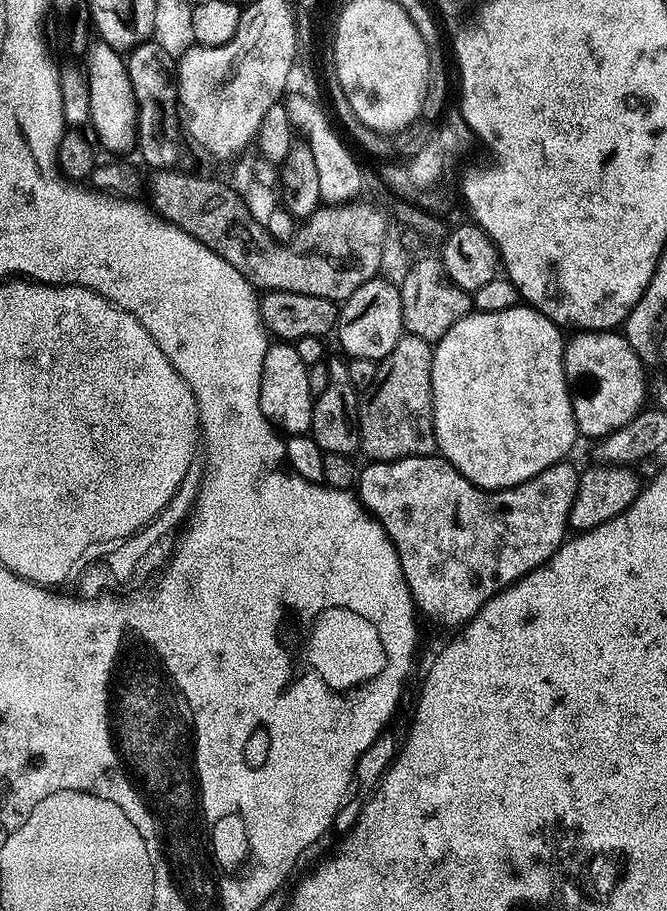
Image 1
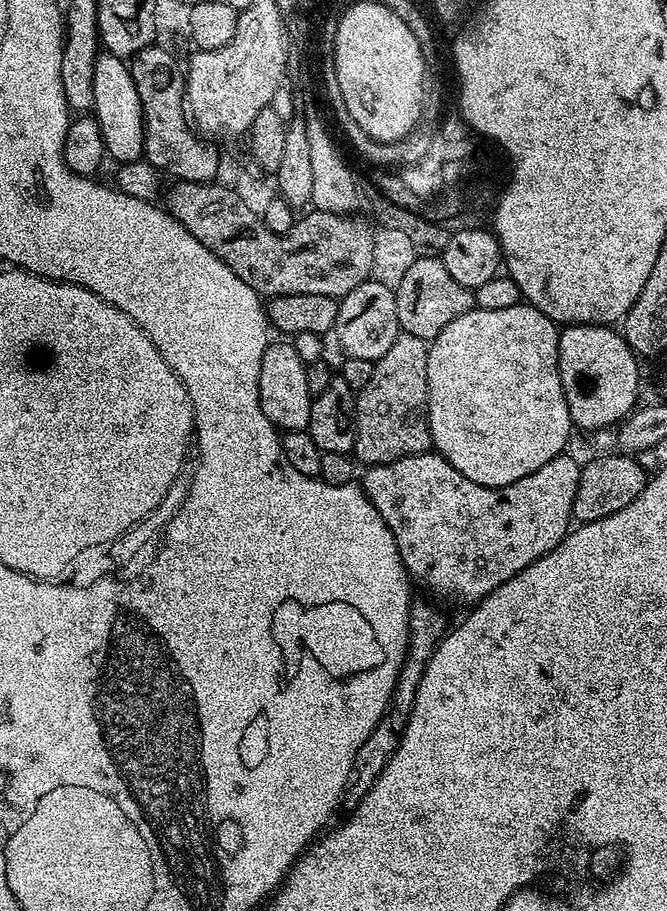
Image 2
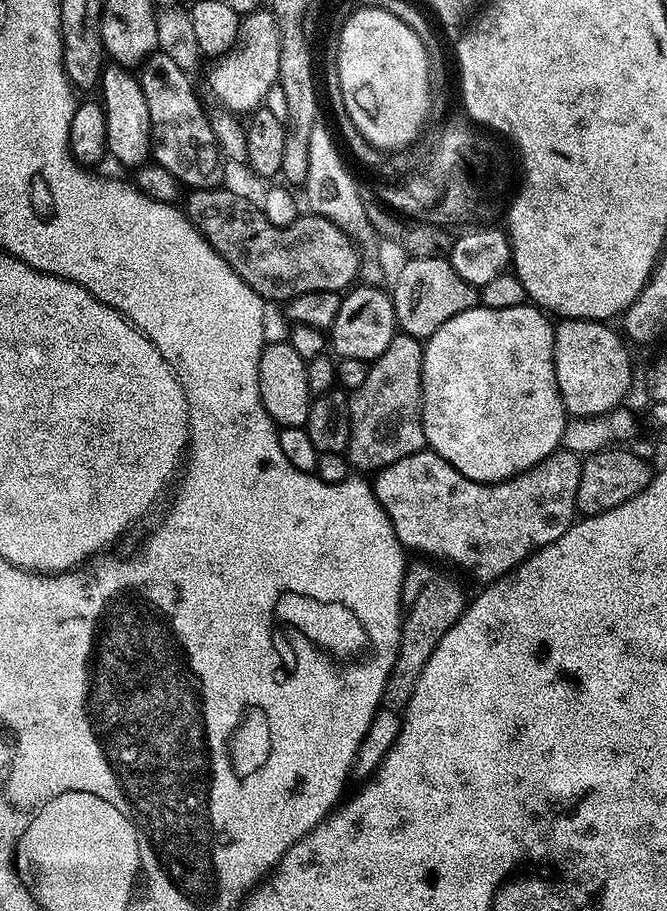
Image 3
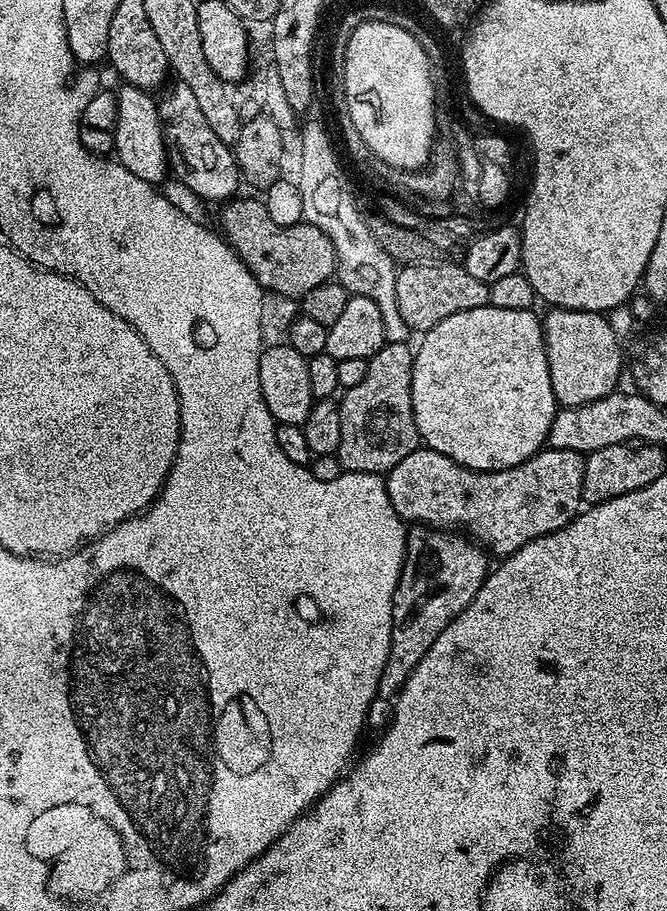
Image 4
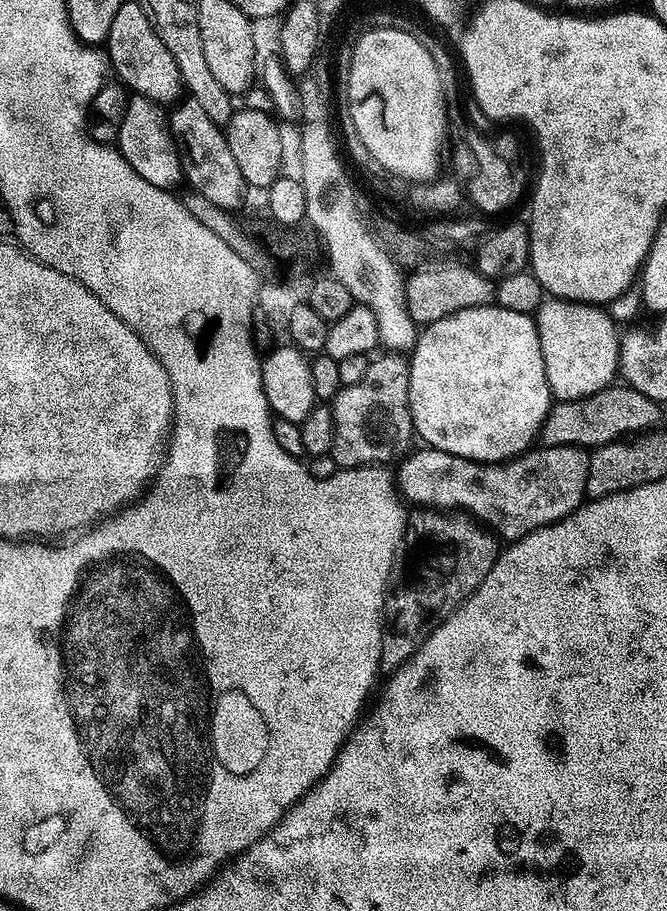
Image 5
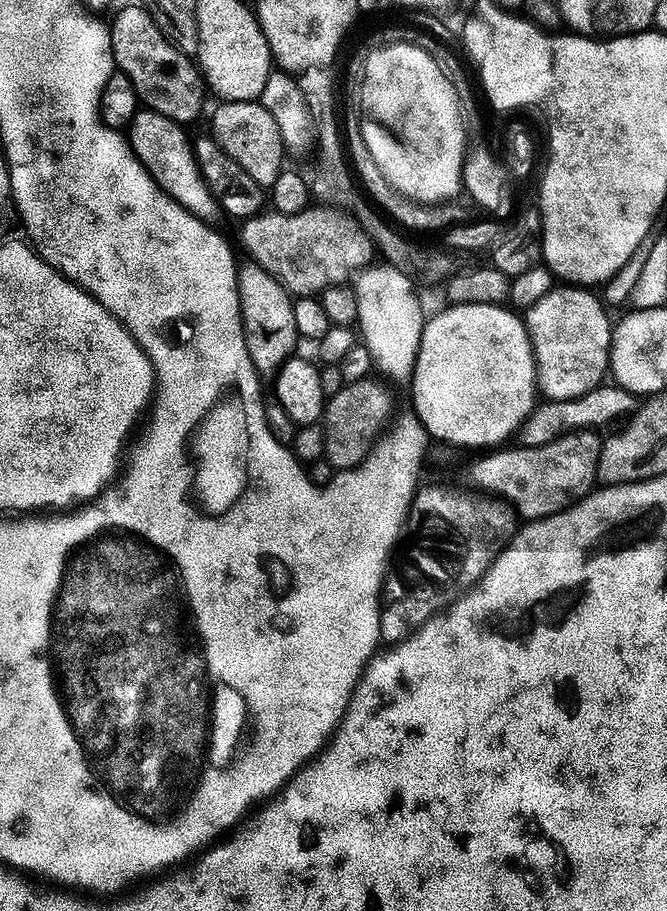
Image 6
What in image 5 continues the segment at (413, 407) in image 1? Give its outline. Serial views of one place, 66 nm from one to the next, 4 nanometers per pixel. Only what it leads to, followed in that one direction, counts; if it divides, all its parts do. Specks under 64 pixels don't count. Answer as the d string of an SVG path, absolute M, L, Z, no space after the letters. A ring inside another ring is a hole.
M400 354L384 355L388 356L377 355L377 360L369 363L362 382L341 387L339 394L330 402L334 418L334 442L330 454L337 469L387 465L392 462L388 460L403 457L409 451L408 443L414 440L408 401L409 361Z

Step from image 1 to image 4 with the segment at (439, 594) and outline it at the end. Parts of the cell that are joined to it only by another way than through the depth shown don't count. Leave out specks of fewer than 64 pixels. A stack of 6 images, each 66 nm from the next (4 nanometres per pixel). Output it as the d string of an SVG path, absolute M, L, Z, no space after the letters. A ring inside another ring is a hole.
M421 446L406 454L406 458L398 462L398 466L388 471L386 483L390 502L401 520L405 522L413 520L411 522L413 525L432 525L440 530L460 530L465 524L469 528L467 531L481 545L486 546L493 557L503 558L514 554L534 538L545 536L548 532L557 532L578 515L582 508L584 462L585 457L574 450L545 447L526 462L513 468L503 468L497 472L475 472L473 468L454 462L454 458L446 454Z

